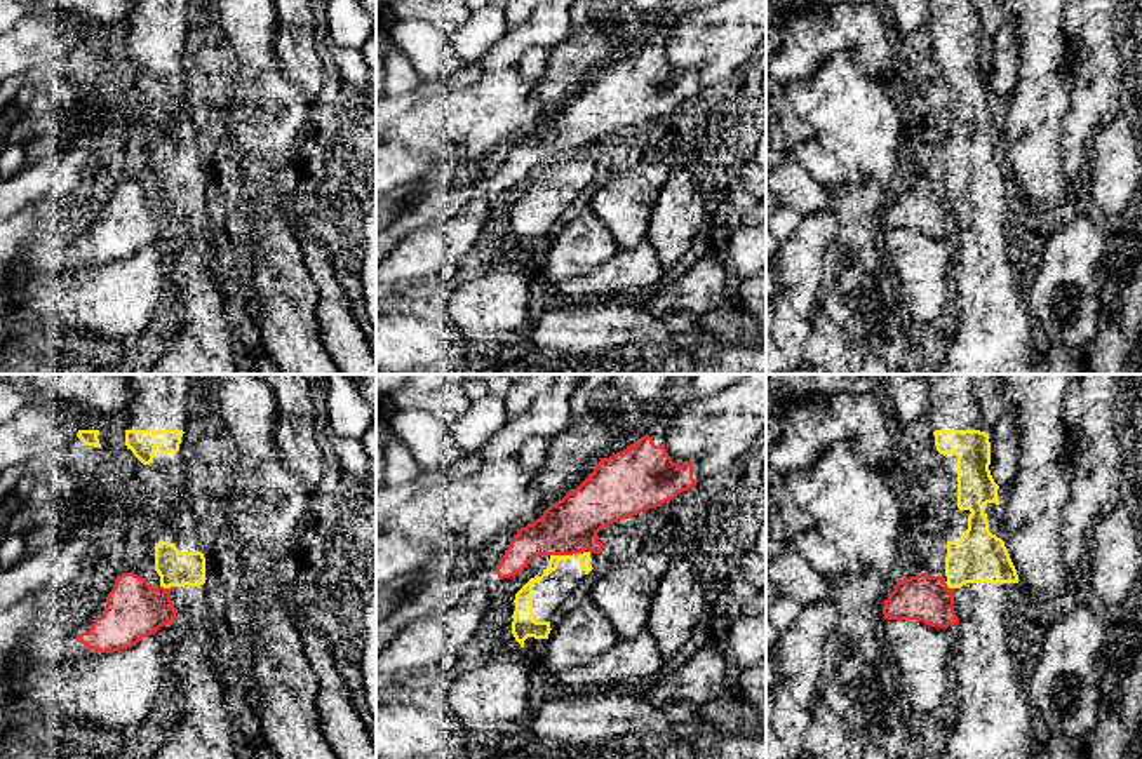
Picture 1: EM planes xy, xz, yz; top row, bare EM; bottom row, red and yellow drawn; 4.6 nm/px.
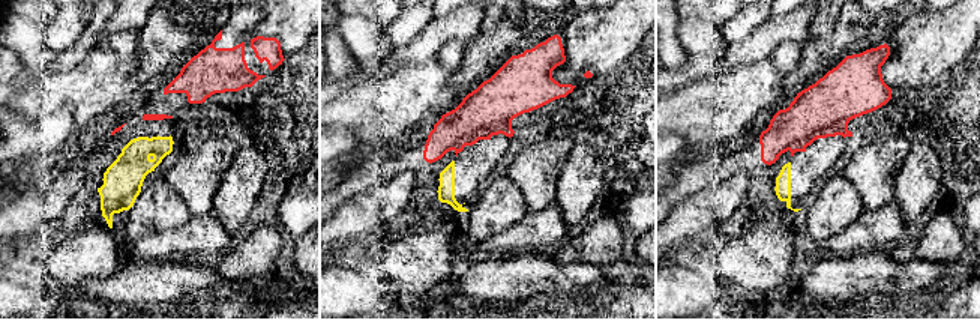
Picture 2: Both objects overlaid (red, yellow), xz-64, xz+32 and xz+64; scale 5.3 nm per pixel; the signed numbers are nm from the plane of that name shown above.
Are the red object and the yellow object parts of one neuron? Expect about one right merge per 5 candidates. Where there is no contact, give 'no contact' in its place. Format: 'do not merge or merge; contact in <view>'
do not merge; contact in xz

